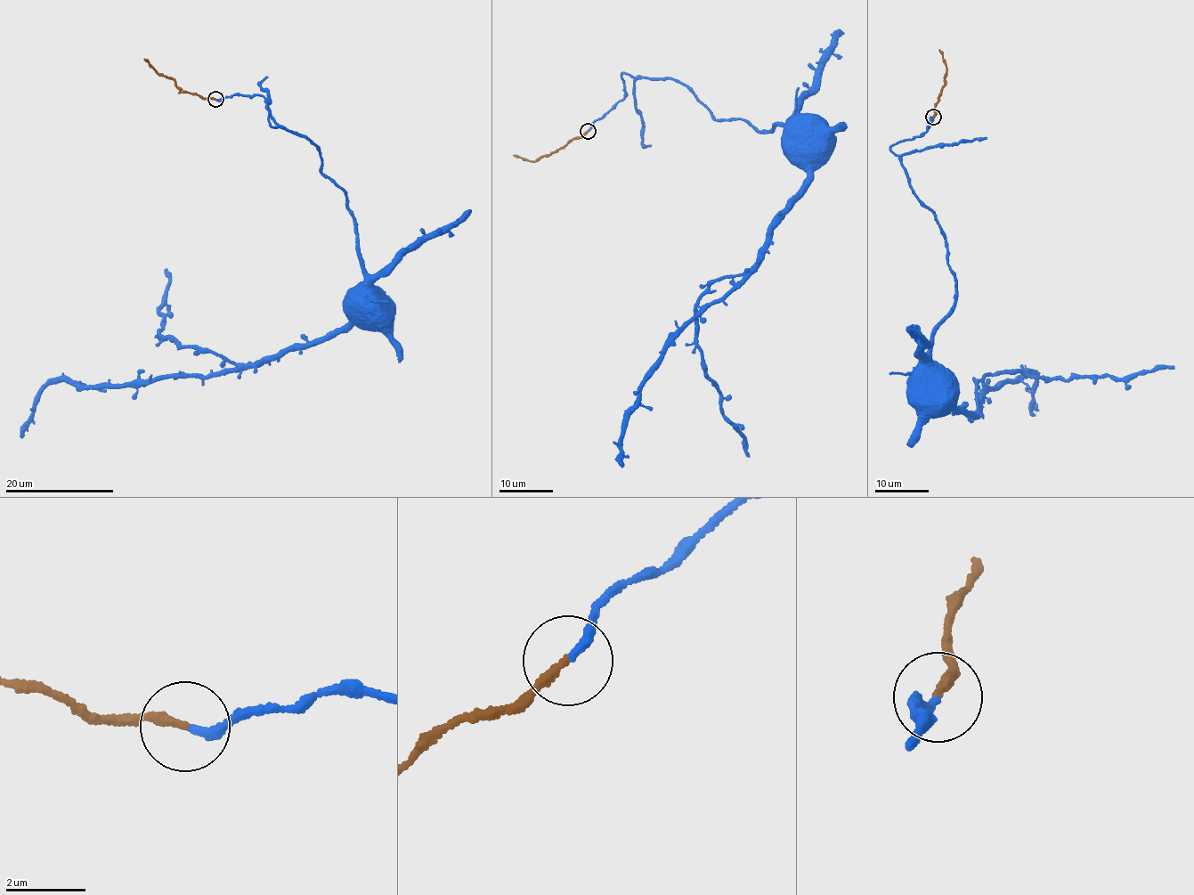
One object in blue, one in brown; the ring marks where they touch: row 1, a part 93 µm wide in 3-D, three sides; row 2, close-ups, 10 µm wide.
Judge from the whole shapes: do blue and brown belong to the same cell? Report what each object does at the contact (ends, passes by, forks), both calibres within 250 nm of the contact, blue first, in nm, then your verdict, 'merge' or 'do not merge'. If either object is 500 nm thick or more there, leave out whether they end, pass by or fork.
blue ends there; brown ends there; 220 nm thick on the blue side, 240 nm on the other; merge

